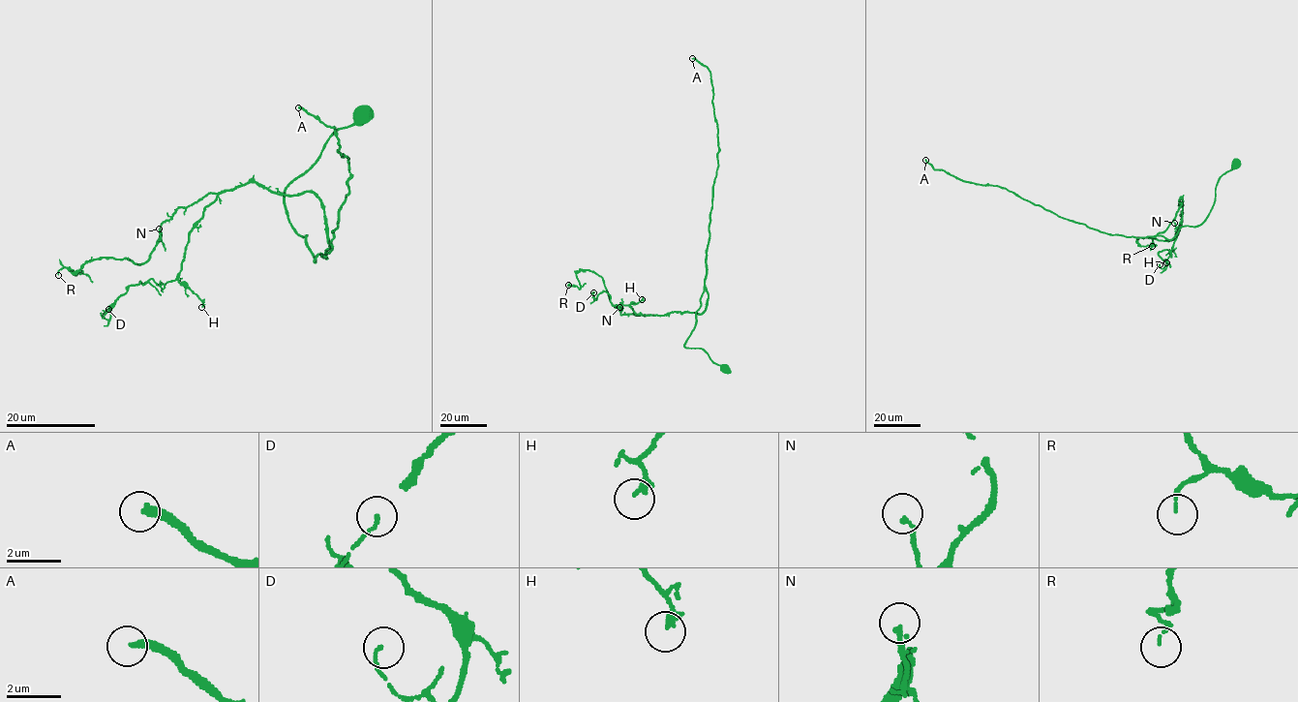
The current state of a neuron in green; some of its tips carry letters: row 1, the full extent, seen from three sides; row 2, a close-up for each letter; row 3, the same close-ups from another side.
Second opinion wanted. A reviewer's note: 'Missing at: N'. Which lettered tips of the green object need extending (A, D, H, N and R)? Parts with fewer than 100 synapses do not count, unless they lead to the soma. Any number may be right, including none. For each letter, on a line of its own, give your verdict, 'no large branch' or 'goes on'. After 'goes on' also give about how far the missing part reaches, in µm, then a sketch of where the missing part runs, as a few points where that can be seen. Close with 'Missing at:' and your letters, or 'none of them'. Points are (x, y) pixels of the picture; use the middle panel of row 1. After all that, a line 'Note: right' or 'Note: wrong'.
A: goes on; missing 110 µm; course (692, 58), (668, 64), (661, 74), (650, 68), (630, 68), (648, 56), (646, 52), (617, 53), (602, 76)
D: no large branch
H: no large branch
N: no large branch
R: no large branch
Missing at: A
Note: wrong

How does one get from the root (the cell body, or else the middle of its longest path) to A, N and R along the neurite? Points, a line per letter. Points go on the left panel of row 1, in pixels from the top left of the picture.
A: (361, 115), (285, 192), (287, 221), (306, 235), (315, 262), (332, 249), (349, 168), (335, 128), (298, 107)
N: (361, 115), (285, 192), (315, 262), (329, 244), (311, 192), (248, 181), (179, 207), (160, 239), (159, 228)
R: (361, 115), (285, 192), (315, 262), (319, 198), (248, 181), (179, 207), (141, 264), (58, 275)

